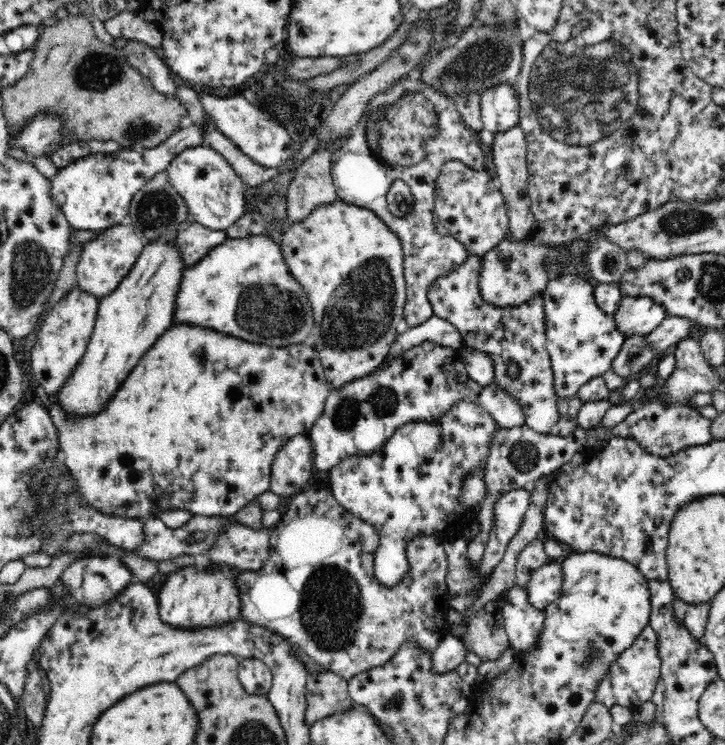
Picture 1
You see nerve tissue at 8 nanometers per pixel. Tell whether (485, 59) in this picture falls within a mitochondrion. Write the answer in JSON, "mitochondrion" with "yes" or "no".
{"mitochondrion":"yes"}

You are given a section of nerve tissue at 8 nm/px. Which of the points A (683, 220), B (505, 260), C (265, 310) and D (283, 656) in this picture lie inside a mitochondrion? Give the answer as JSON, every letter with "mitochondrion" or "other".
{"A":"mitochondrion","B":"other","C":"mitochondrion","D":"other"}

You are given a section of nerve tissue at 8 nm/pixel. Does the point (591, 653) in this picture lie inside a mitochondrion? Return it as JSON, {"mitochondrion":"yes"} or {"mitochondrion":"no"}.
{"mitochondrion":"yes"}

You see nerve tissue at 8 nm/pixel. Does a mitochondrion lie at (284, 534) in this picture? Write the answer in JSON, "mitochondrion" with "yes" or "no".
{"mitochondrion":"no"}

